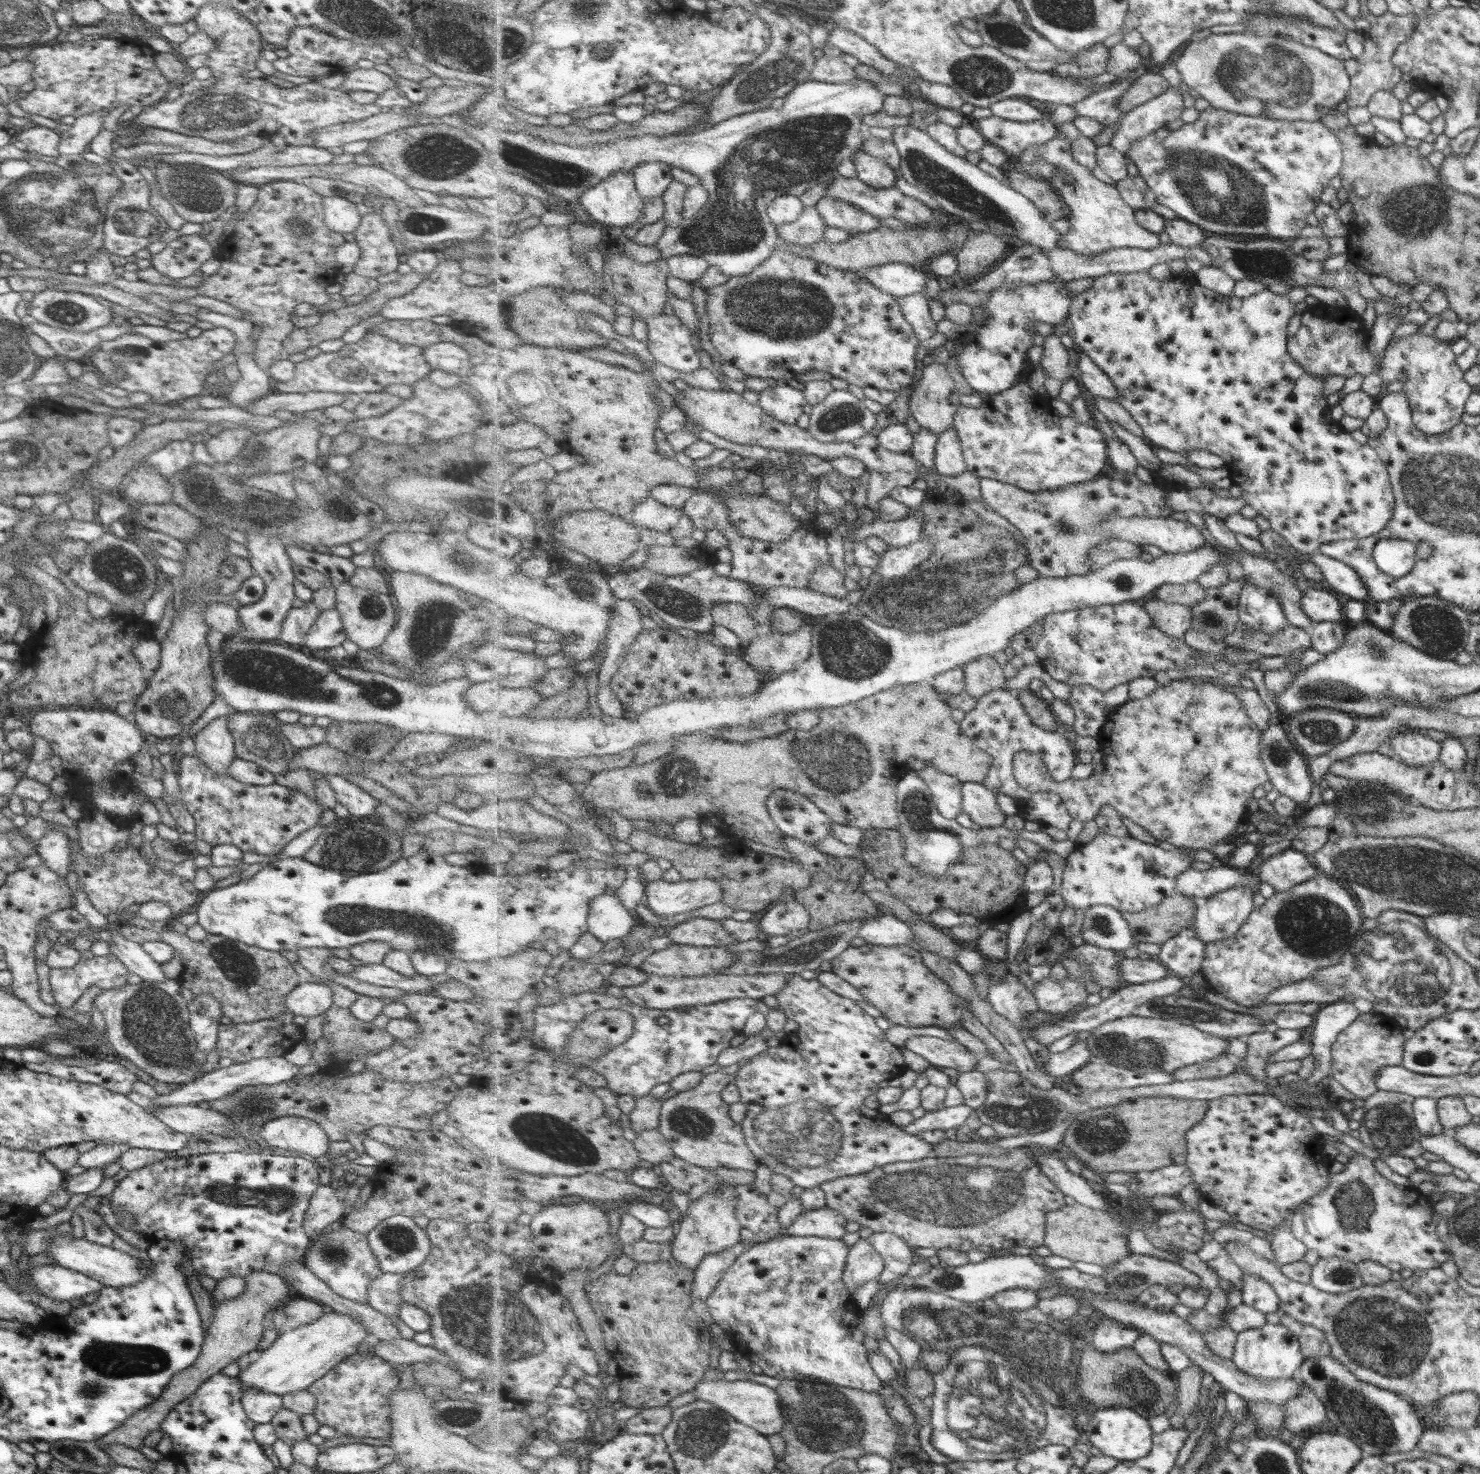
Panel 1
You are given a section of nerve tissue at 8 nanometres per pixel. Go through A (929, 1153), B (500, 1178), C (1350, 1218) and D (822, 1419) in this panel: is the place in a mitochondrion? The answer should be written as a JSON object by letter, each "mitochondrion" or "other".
{"A":"mitochondrion","B":"other","C":"mitochondrion","D":"mitochondrion"}

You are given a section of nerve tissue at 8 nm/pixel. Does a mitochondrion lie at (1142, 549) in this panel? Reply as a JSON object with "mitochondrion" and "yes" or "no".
{"mitochondrion":"no"}

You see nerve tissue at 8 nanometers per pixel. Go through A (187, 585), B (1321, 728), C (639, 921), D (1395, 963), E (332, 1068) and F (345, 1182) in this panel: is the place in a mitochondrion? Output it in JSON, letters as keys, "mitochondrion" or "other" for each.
{"A":"other","B":"mitochondrion","C":"other","D":"mitochondrion","E":"other","F":"other"}

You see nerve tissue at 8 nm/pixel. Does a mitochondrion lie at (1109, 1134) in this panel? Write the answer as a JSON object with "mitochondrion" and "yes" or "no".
{"mitochondrion":"yes"}

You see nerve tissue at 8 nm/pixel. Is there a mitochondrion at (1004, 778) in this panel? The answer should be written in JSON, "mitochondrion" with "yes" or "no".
{"mitochondrion":"no"}

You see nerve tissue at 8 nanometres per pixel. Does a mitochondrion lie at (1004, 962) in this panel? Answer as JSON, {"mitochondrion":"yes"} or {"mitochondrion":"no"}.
{"mitochondrion":"no"}

